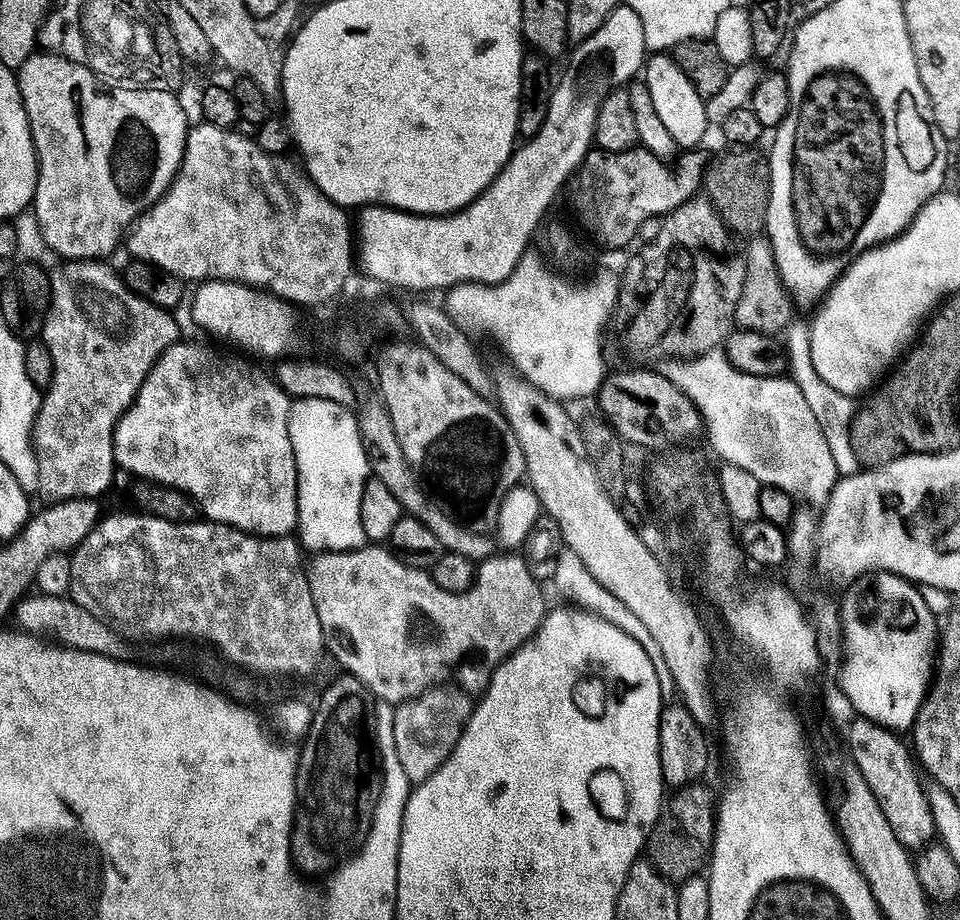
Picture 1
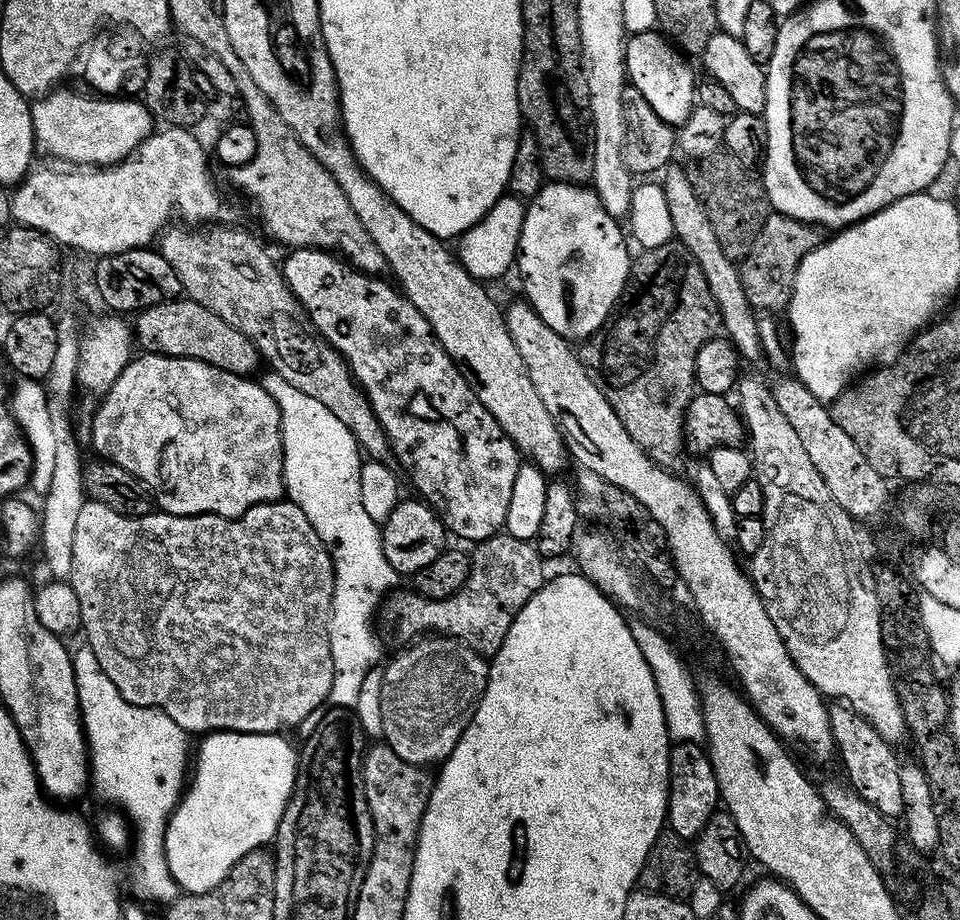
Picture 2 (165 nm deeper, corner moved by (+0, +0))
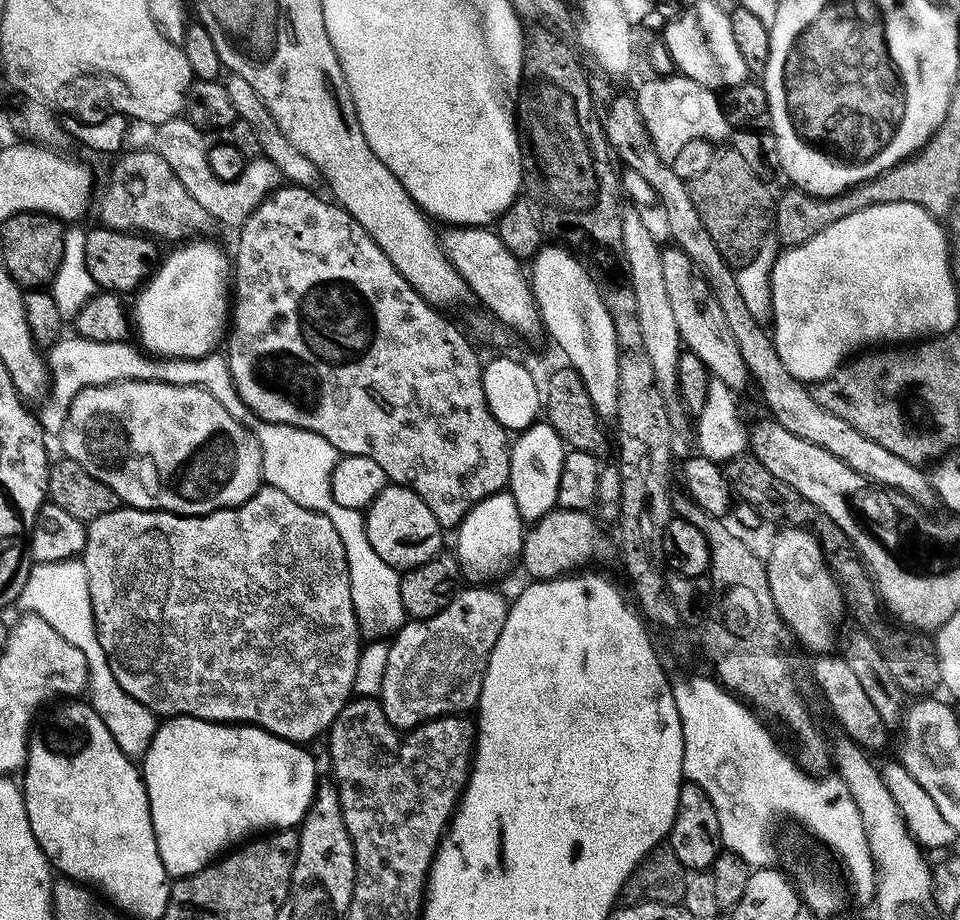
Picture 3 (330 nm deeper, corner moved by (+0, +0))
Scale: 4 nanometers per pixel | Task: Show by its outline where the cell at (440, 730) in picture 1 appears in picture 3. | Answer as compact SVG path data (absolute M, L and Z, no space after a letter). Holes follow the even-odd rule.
M468 586L457 591L456 597L438 614L425 620L409 619L391 637L378 699L386 718L390 718L395 728L417 728L419 724L437 720L440 716L471 713L471 708L473 711L479 705L488 659L498 642L498 634L502 634L509 607L509 601L504 601L503 594L495 592L492 586Z

